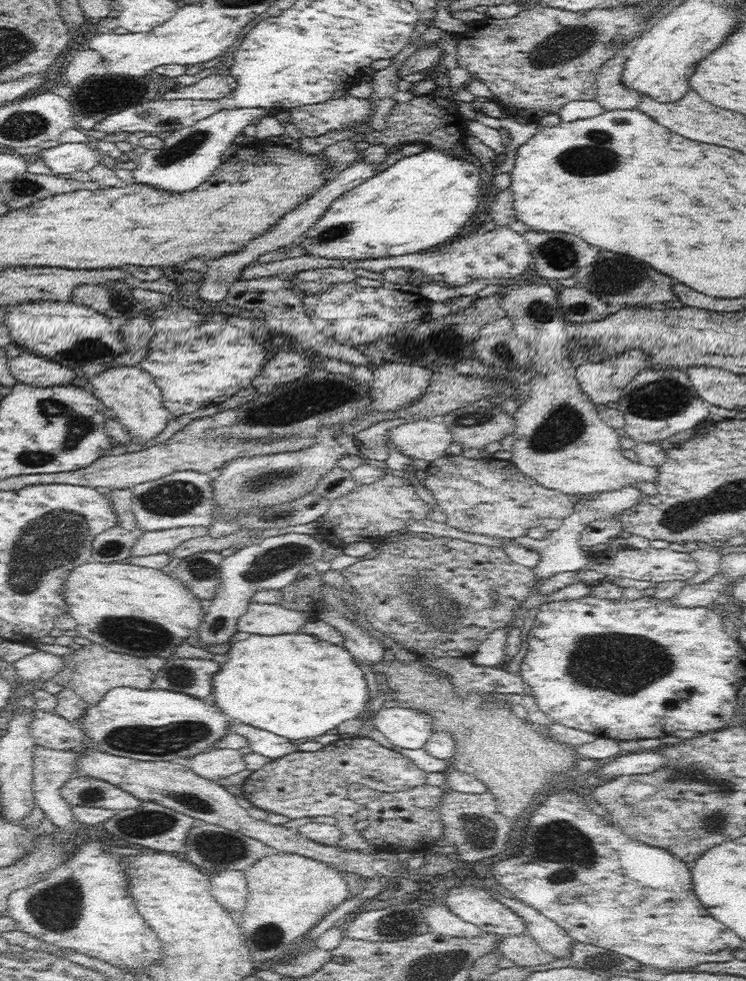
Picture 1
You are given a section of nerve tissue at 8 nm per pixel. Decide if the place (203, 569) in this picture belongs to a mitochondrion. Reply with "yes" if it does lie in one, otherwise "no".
yes

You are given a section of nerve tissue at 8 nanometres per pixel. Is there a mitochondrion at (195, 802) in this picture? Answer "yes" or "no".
yes

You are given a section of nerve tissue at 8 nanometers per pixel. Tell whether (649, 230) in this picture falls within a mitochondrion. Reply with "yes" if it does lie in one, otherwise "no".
no

